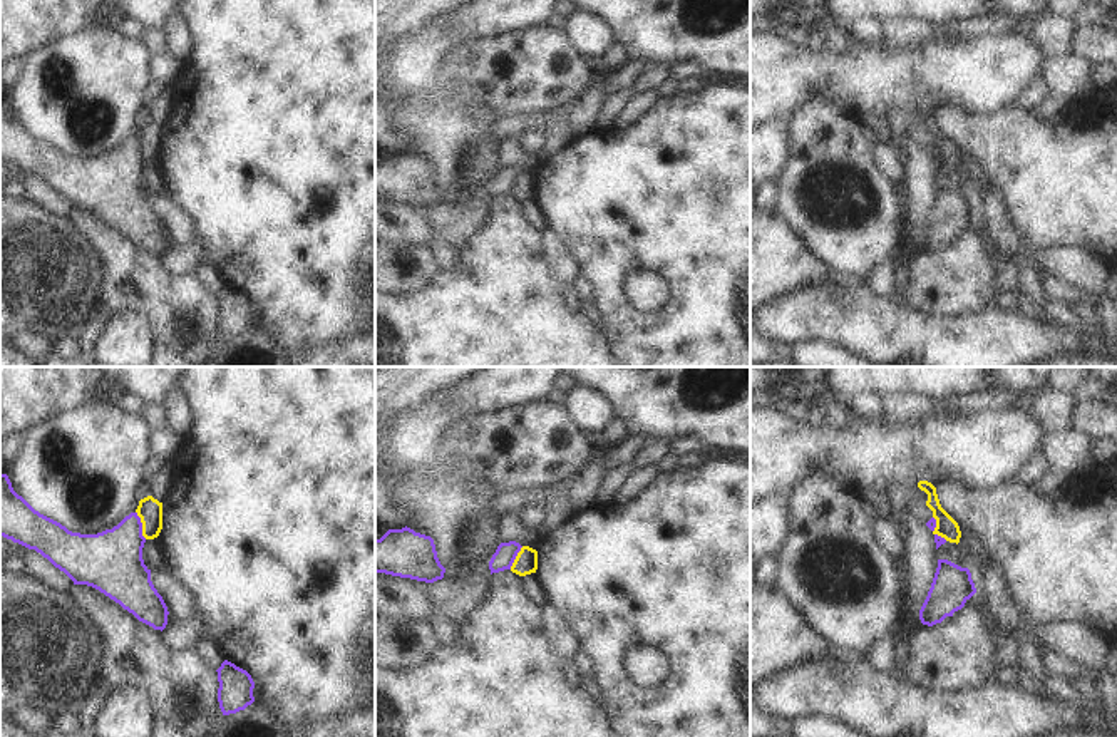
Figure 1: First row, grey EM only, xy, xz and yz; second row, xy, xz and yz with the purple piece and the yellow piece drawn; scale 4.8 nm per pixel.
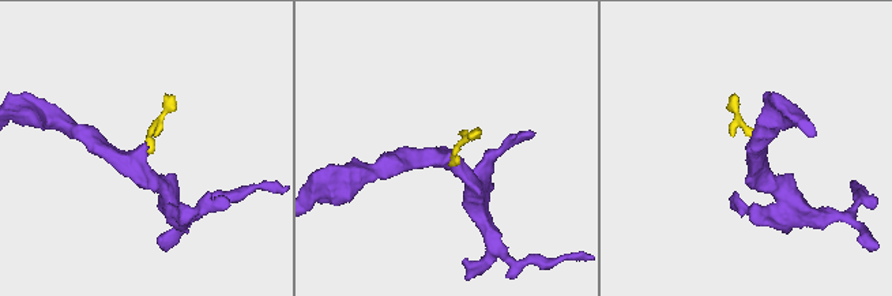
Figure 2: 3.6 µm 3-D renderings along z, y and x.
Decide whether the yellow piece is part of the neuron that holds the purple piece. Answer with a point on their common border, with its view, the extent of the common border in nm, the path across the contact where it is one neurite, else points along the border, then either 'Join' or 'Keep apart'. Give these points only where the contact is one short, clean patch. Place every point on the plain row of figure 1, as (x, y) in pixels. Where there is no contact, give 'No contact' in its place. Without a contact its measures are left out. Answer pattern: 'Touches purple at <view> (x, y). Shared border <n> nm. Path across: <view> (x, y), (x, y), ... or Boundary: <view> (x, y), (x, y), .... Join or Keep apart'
Touches purple at xy (141, 149). Shared border 140 nm. Boundary: xy (136, 136), (141, 146), (141, 158), (146, 163). Keep apart.

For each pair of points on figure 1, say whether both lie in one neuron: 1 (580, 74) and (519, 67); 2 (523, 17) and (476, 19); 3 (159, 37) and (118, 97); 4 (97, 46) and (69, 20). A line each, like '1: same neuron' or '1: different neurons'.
1: same neuron
2: same neuron
3: different neurons
4: different neurons

